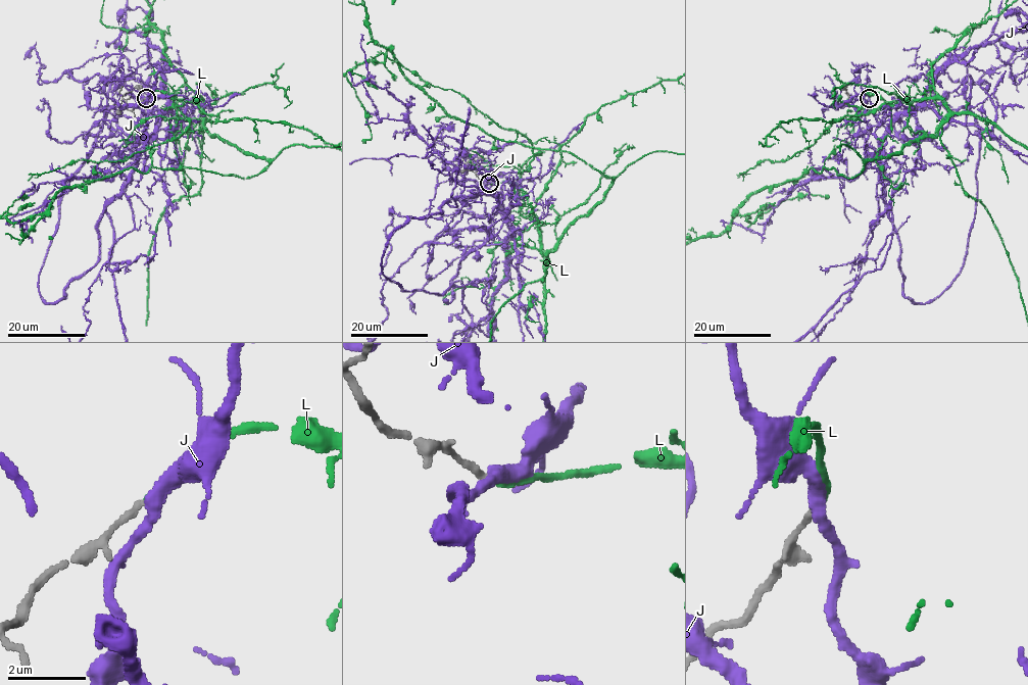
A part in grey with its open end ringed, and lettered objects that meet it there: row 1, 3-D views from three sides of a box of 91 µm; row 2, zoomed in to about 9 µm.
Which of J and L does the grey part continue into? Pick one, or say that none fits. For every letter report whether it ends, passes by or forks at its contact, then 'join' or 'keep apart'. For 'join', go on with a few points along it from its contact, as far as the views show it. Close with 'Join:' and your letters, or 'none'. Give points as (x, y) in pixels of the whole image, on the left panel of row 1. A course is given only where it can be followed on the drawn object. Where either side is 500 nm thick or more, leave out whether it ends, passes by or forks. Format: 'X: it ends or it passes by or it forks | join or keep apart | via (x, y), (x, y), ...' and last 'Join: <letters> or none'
J: it passes by | keep apart
L: it ends | join
Join: L

